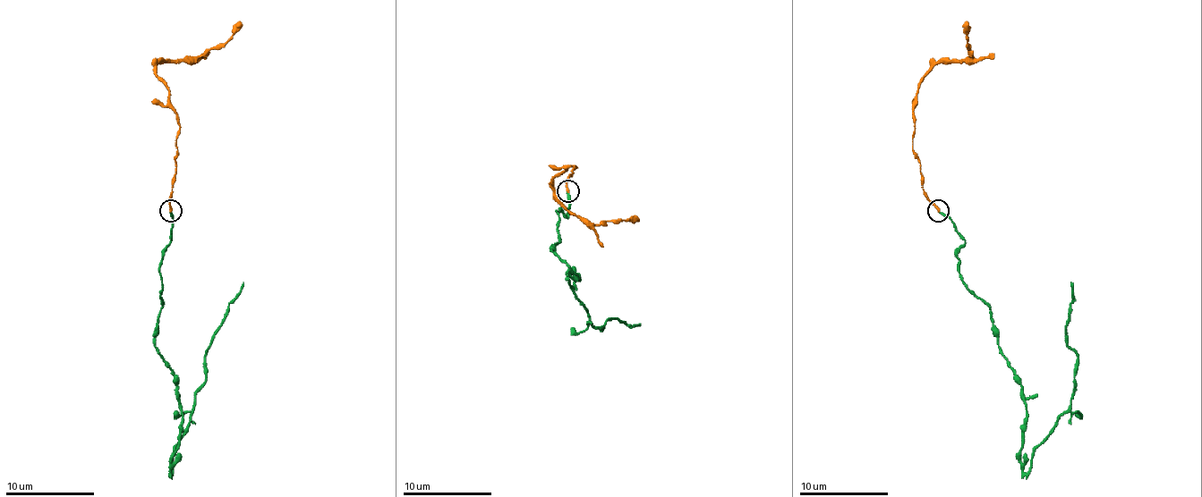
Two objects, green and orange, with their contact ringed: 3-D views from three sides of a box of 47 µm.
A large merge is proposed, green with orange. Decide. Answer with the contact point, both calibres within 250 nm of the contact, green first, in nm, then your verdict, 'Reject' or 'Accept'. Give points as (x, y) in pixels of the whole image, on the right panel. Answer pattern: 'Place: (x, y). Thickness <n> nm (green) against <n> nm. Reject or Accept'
Place: (938, 210). Thickness 220 nm (green) against 200 nm. Accept

